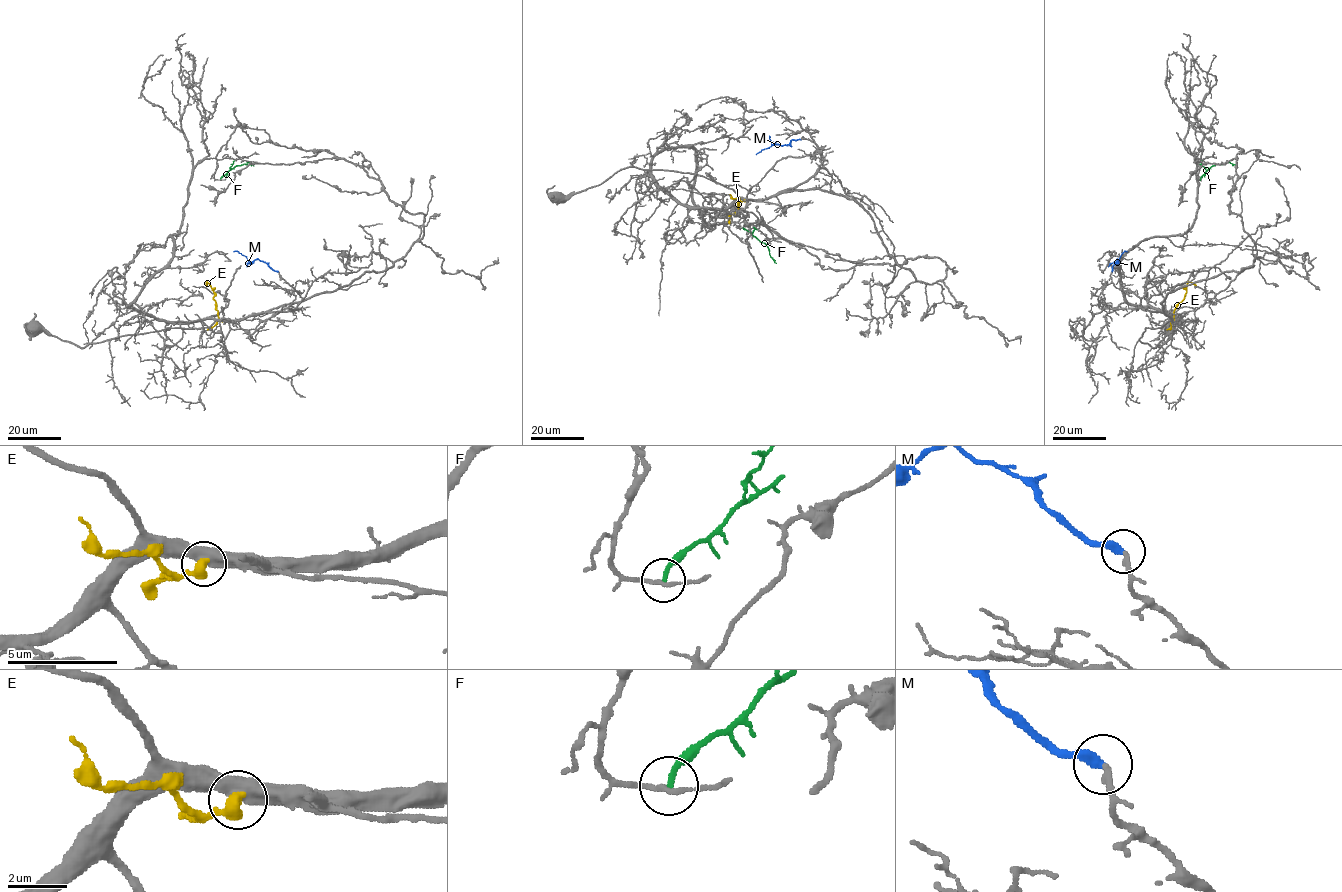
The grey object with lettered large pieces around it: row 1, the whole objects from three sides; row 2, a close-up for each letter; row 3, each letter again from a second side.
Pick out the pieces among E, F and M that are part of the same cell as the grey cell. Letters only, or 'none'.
M

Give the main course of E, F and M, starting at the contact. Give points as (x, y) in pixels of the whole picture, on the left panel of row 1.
E: (222, 321), (213, 299), (213, 289), (207, 282), (207, 285)
F: (220, 180), (235, 166), (248, 162), (254, 165)
M: (278, 272), (258, 259), (250, 262), (240, 253), (233, 251)

